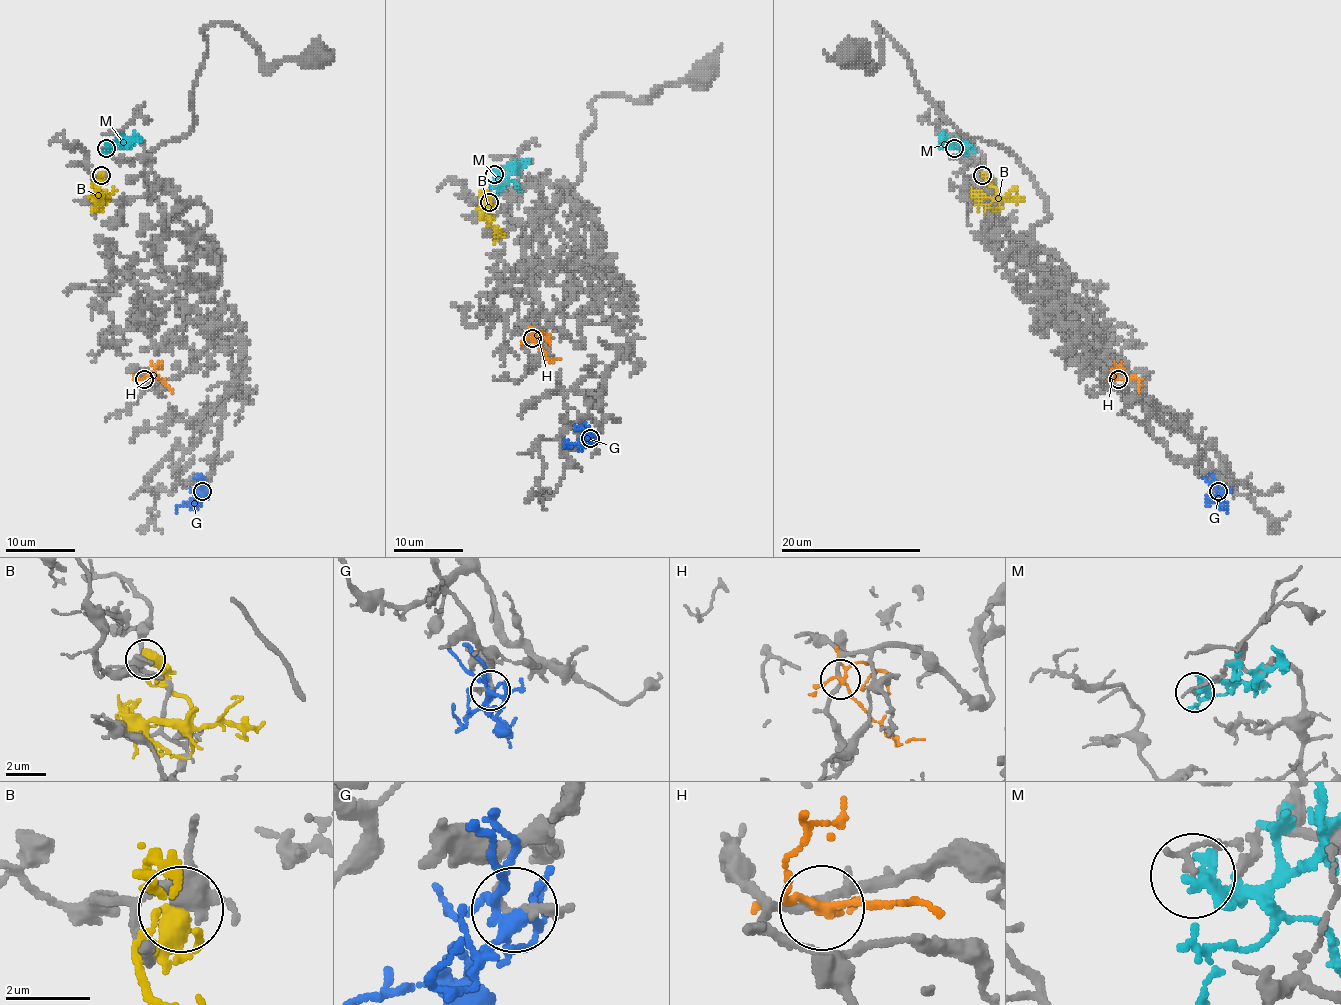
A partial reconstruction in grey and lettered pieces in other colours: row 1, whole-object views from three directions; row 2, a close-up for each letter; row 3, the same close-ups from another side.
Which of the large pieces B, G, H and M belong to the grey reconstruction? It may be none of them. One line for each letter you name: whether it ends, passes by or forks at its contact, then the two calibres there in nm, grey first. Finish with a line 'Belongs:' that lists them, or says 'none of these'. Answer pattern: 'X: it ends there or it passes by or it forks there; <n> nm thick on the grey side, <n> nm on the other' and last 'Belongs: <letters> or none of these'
Belongs: none of these

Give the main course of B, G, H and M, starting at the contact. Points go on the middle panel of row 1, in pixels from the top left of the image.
B: (489, 202), (482, 211), (486, 218), (488, 202), (491, 211)
G: (591, 439), (586, 437), (580, 442), (570, 444), (566, 440), (563, 446)
H: (531, 339), (552, 360), (561, 360)
M: (495, 174), (509, 176), (524, 158)

